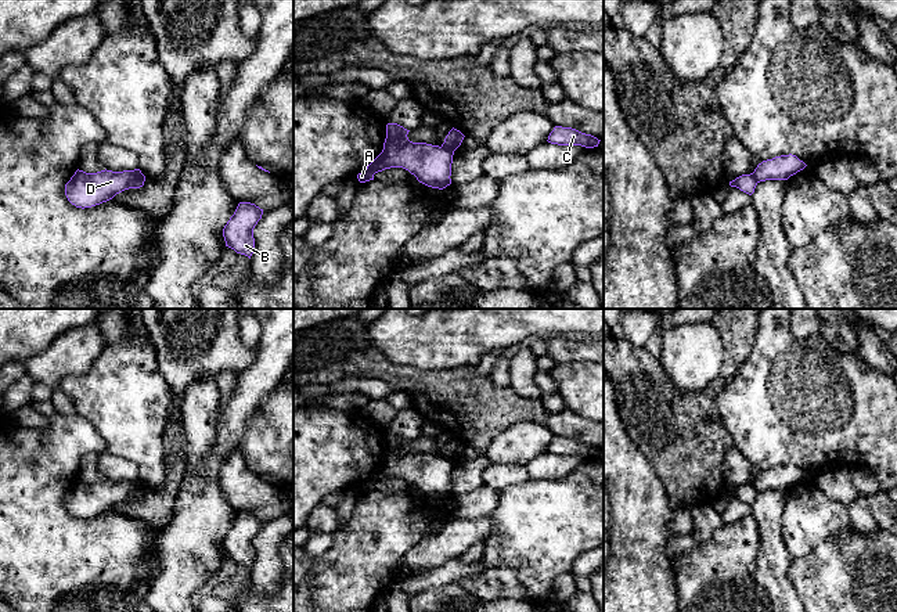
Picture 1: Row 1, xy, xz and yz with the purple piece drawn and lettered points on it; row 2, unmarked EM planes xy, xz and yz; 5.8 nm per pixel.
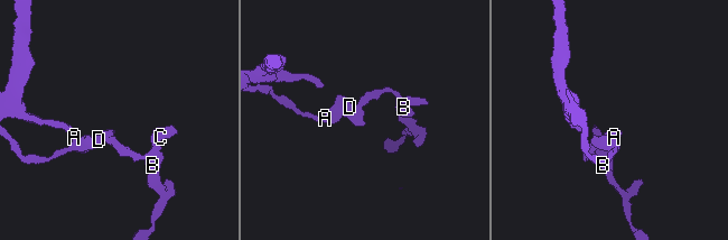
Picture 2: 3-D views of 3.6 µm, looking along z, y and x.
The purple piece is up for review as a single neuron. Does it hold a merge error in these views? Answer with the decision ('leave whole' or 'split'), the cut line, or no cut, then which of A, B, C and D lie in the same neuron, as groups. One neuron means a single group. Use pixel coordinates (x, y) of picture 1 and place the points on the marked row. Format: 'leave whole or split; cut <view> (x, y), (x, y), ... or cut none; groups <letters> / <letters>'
split; cut xy (143, 175), (129, 187); groups A D / B C

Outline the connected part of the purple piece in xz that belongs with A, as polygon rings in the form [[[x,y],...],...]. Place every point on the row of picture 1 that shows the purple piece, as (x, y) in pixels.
[[[397,123],[386,125],[386,138],[382,152],[357,174],[360,183],[374,180],[374,174],[390,168],[403,168],[417,177],[417,180],[428,187],[443,190],[451,184],[451,163],[454,151],[426,143],[413,143],[407,134],[410,130]]]

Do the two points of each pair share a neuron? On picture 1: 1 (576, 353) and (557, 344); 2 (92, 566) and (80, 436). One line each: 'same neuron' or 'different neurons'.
1: same neuron
2: same neuron

